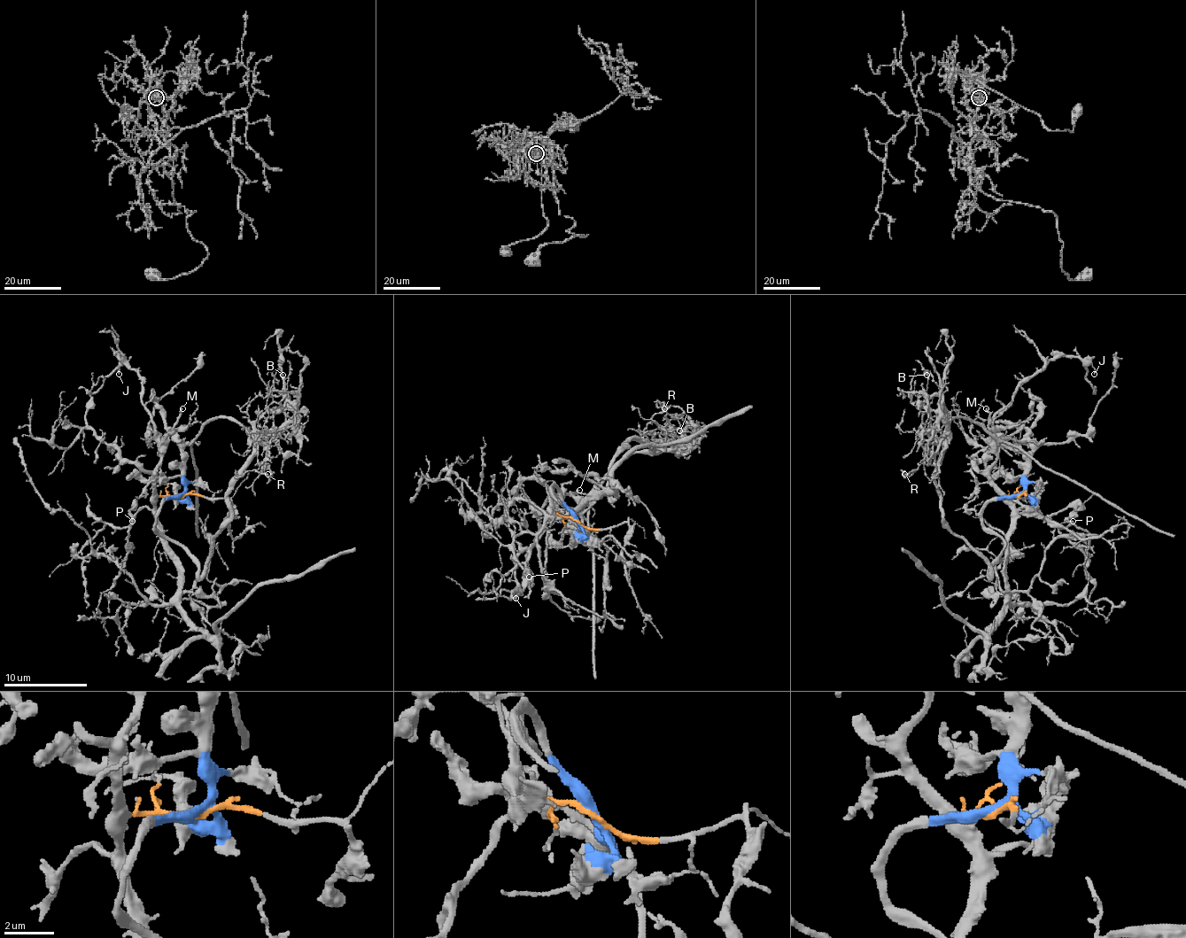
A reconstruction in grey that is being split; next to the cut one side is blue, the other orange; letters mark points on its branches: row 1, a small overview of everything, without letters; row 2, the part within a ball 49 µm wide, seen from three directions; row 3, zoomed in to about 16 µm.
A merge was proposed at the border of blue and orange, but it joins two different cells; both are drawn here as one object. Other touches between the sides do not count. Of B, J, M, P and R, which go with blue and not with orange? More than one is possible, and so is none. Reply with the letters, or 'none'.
B, R

